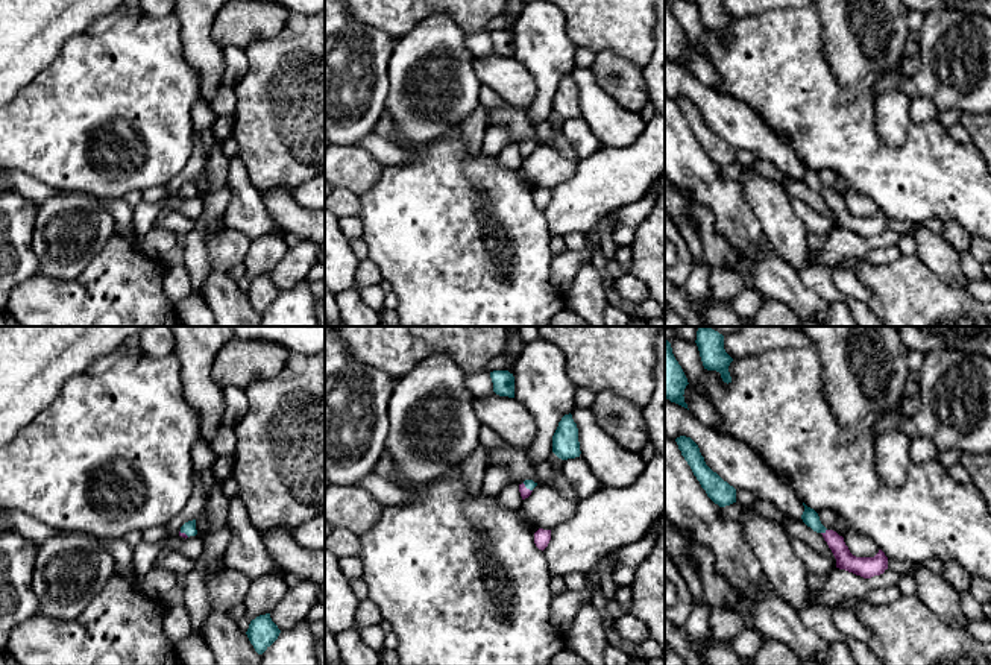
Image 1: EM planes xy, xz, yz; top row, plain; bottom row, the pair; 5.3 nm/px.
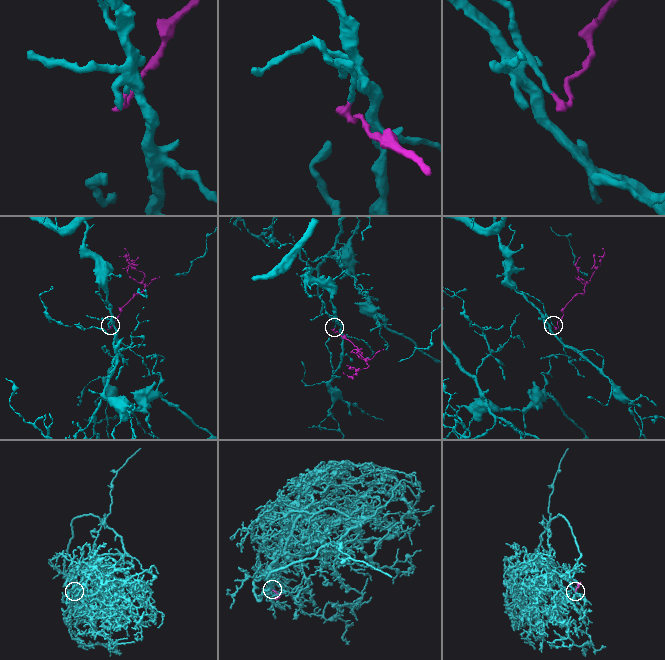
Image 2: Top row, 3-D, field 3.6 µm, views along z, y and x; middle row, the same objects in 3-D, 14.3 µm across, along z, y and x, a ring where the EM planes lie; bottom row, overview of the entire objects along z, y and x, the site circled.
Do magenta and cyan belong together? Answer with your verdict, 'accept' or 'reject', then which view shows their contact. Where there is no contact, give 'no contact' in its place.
accept; contact in yz

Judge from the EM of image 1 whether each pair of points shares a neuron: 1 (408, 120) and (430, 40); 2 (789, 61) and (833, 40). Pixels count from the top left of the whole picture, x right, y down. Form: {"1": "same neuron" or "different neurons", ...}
{"1": "same neuron", "2": "different neurons"}

